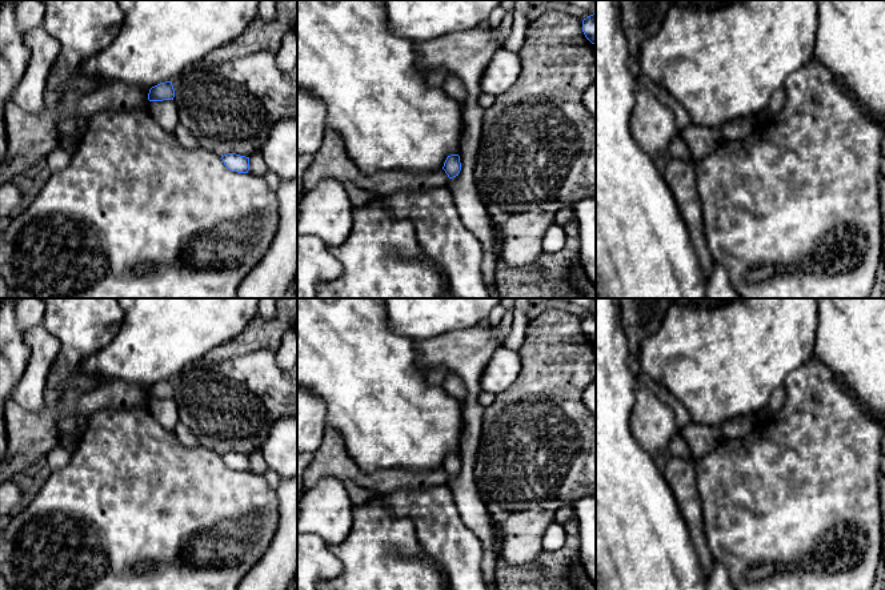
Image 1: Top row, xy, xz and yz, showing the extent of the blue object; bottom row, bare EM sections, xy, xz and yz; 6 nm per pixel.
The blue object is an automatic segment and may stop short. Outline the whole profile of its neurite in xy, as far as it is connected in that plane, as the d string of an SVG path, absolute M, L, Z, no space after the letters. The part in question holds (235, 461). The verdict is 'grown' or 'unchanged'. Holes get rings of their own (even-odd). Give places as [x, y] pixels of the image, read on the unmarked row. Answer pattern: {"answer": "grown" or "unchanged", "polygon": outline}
{"answer": "unchanged", "polygon": "M228 451L221 454L221 457L224 463L232 470L248 471L249 469L249 455Z"}

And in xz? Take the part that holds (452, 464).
{"answer": "unchanged", "polygon": "M450 453L446 455L442 467L448 473L449 477L458 474L461 469L461 461L458 453Z"}

